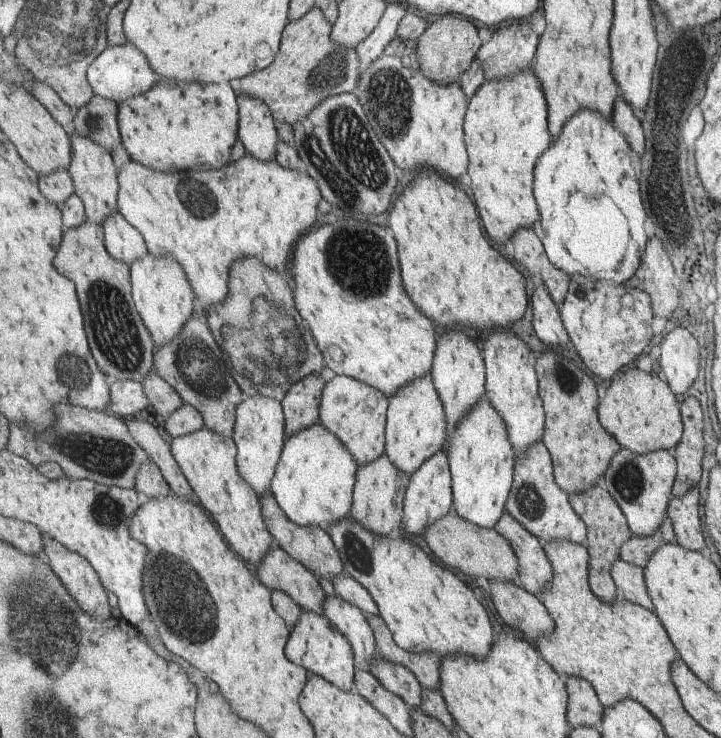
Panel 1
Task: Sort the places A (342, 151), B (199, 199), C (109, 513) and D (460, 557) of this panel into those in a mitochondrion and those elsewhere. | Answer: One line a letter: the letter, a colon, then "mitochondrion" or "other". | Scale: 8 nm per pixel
A: mitochondrion
B: mitochondrion
C: mitochondrion
D: other

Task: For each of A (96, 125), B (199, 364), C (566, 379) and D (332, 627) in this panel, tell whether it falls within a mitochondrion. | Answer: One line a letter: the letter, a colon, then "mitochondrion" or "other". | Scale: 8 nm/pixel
A: mitochondrion
B: mitochondrion
C: mitochondrion
D: other

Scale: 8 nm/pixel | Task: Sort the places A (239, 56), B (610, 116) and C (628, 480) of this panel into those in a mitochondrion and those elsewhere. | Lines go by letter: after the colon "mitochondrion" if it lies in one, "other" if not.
A: other
B: other
C: mitochondrion

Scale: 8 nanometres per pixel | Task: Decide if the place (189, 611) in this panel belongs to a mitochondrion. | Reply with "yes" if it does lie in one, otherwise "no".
yes

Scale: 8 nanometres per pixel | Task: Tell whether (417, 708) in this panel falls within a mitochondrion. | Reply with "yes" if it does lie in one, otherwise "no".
no

